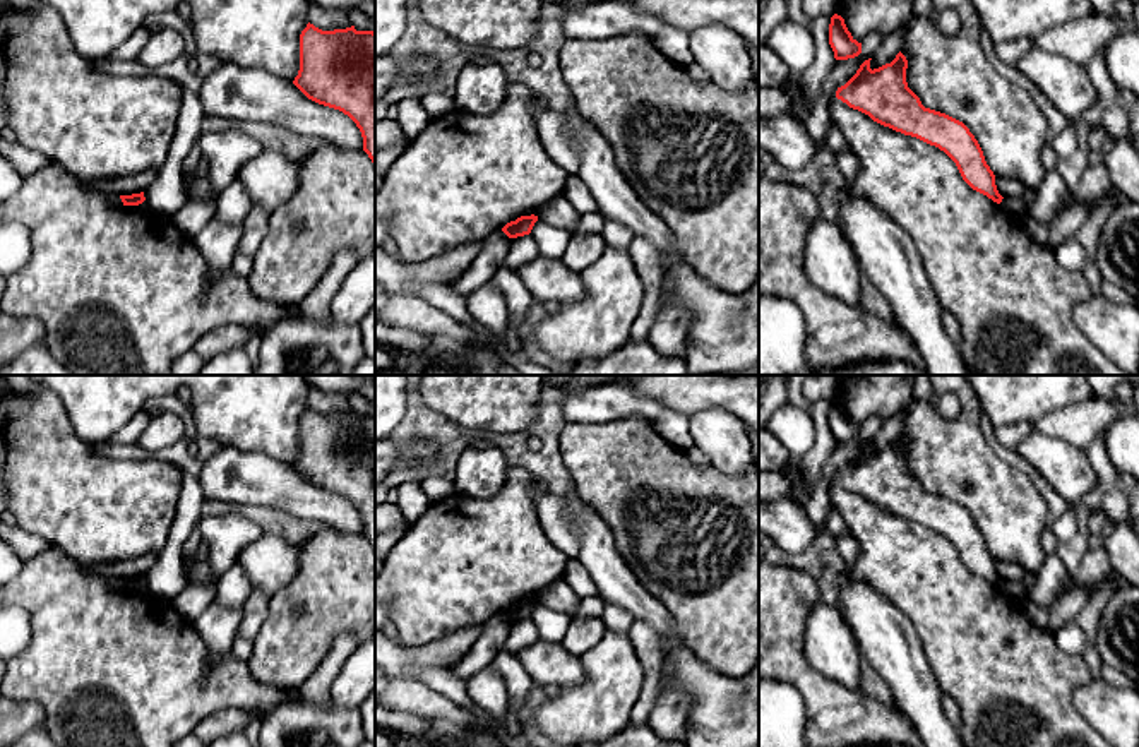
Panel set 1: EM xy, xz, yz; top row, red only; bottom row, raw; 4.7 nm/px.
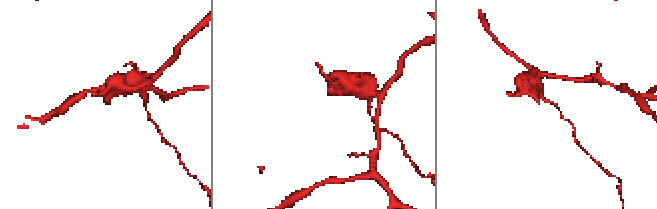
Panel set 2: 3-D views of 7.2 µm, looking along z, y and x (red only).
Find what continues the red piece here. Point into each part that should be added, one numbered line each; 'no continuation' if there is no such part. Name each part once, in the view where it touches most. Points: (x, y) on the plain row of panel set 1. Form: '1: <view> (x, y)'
no continuation

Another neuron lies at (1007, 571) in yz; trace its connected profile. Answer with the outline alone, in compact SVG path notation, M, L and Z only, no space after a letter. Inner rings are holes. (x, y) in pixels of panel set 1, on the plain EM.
M995 559L995 569L999 577L1007 583L1007 581L1021 581L1024 577L1024 569L1016 564L1016 562L1004 562Z

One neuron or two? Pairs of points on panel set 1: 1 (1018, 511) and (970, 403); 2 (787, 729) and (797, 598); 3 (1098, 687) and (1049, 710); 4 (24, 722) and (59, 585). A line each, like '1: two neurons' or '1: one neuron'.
1: one neuron
2: two neurons
3: two neurons
4: two neurons

